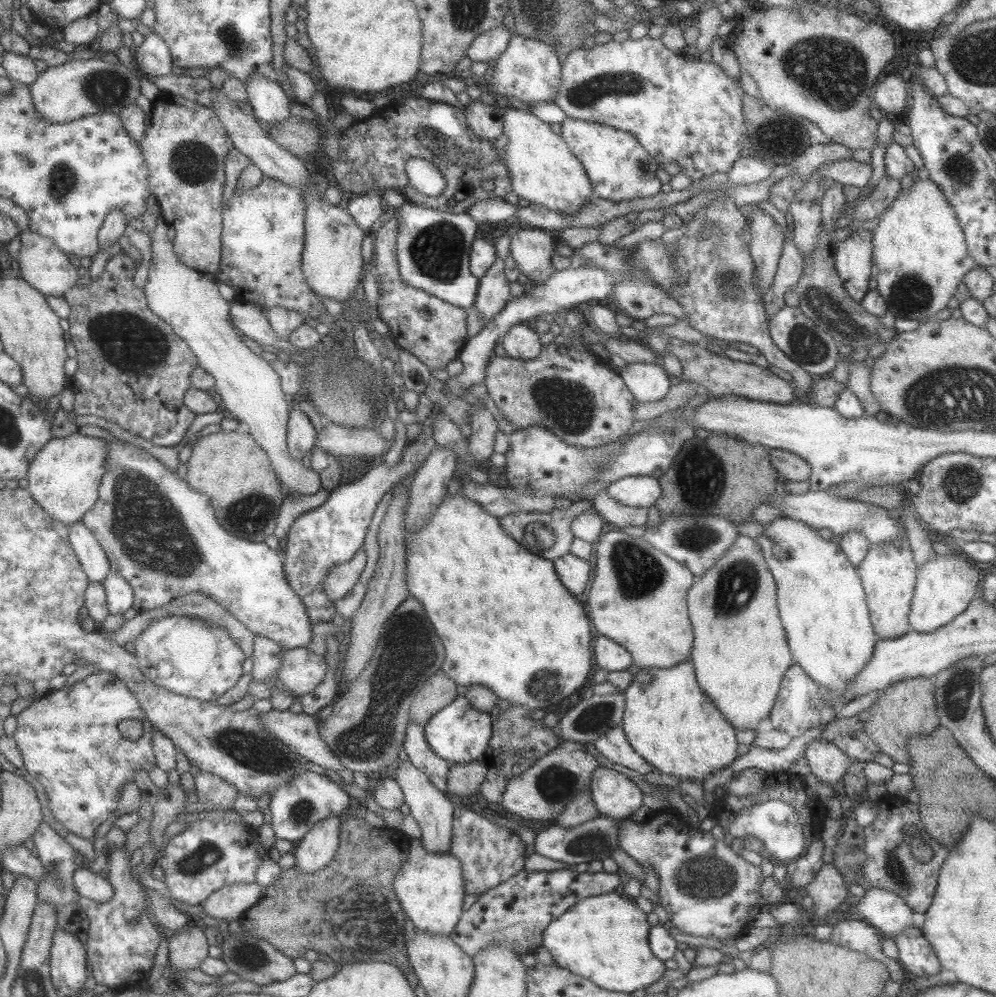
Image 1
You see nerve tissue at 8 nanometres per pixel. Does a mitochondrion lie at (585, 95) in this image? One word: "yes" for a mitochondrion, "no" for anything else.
yes

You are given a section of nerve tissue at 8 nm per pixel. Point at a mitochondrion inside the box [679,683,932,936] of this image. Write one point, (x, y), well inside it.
(896, 869)

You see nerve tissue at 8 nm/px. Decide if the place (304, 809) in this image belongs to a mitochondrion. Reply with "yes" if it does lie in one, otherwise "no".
yes

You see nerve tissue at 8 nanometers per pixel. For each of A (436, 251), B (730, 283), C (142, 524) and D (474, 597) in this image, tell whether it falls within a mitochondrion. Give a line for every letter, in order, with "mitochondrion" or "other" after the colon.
A: mitochondrion
B: mitochondrion
C: mitochondrion
D: other

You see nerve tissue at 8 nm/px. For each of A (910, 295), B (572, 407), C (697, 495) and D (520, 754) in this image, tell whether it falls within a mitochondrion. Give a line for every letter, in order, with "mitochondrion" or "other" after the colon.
A: mitochondrion
B: mitochondrion
C: mitochondrion
D: mitochondrion

